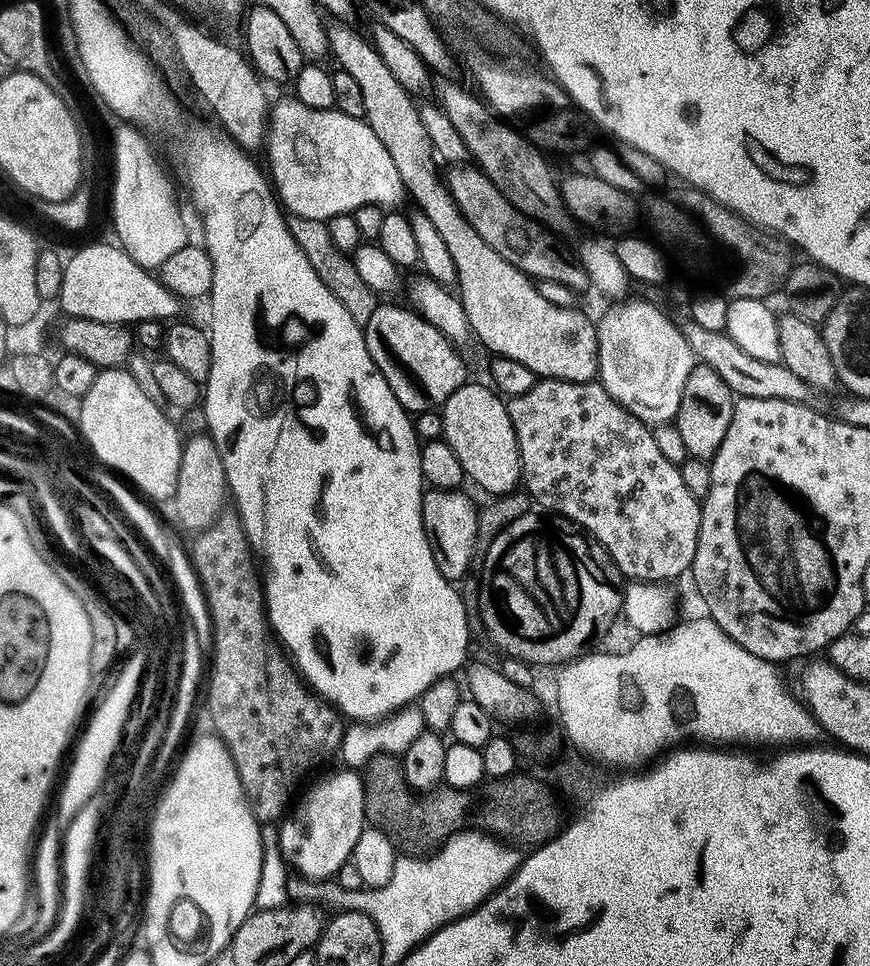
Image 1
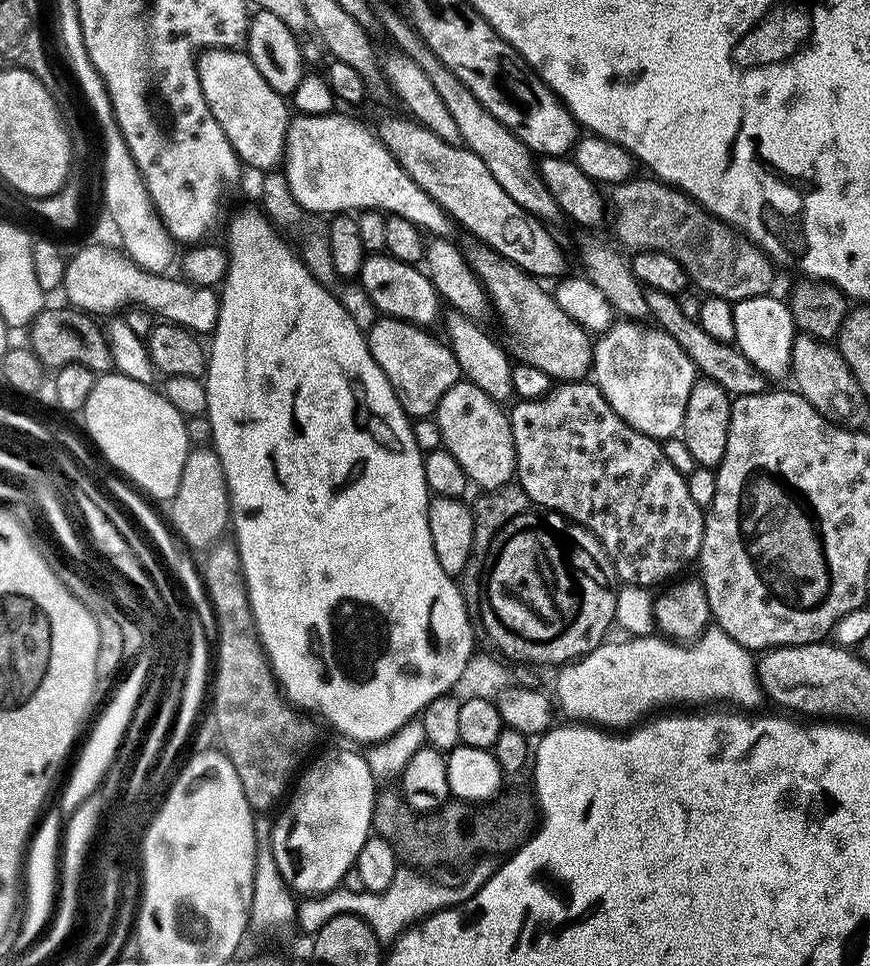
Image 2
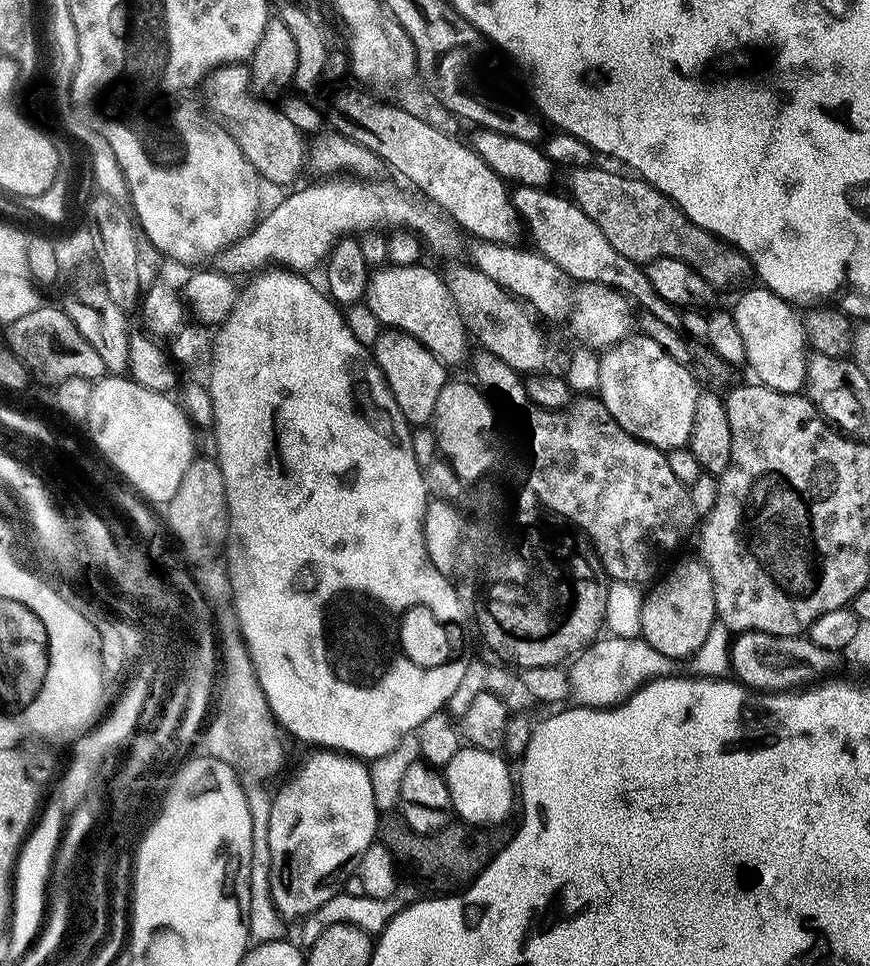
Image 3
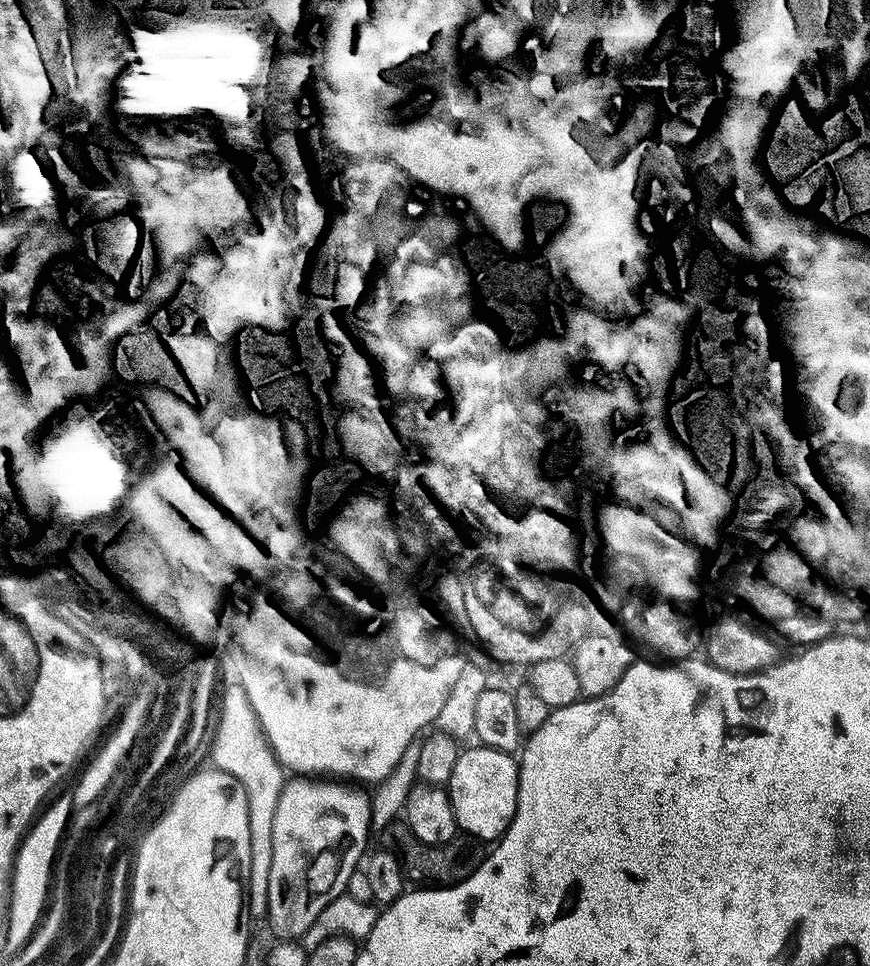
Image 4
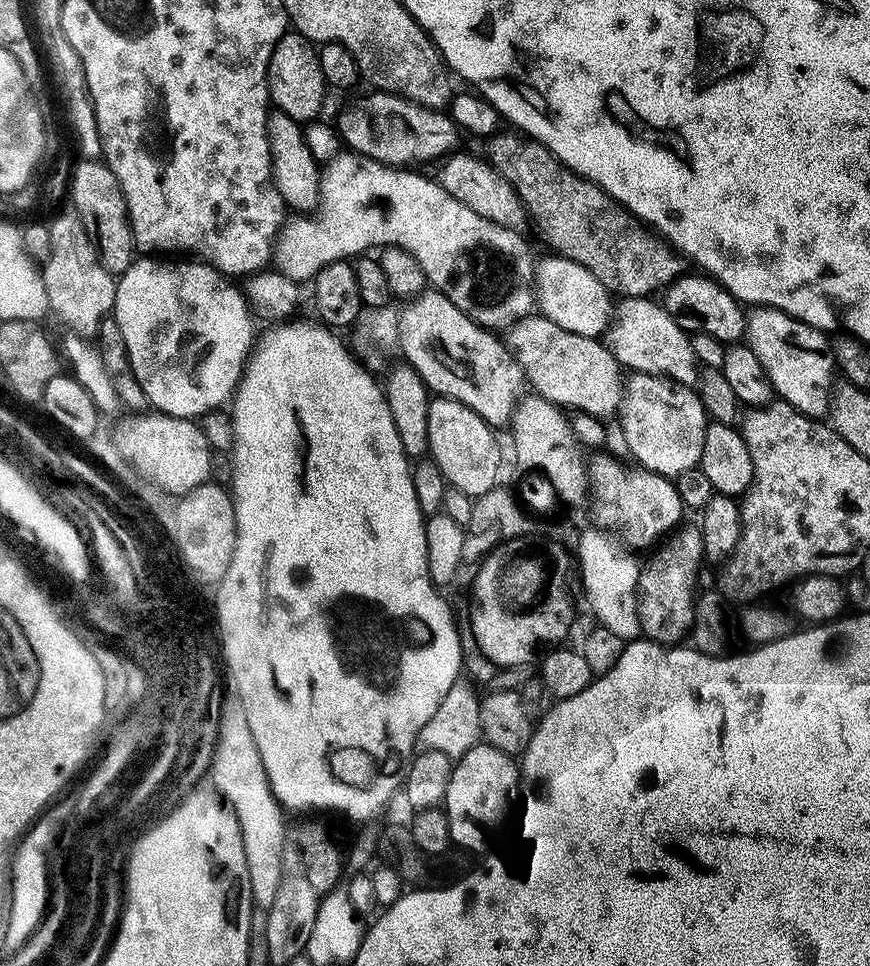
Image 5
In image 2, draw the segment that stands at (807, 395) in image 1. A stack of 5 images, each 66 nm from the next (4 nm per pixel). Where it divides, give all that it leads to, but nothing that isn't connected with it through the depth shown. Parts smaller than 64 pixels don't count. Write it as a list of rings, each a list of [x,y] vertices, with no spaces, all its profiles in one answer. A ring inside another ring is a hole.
[[[647,287],[644,288],[644,296],[650,310],[650,316],[654,318],[657,316],[660,319],[658,321],[659,327],[674,338],[675,342],[678,342],[678,346],[682,346],[682,350],[686,350],[690,362],[701,377],[713,380],[718,386],[725,388],[729,397],[732,398],[765,391],[766,377],[764,372],[758,370],[758,366],[754,366],[754,362],[750,362],[750,358],[746,358],[746,354],[742,354],[735,343],[718,341],[702,328],[699,320],[686,318],[686,315],[679,310],[676,297],[668,295],[664,291]]]

